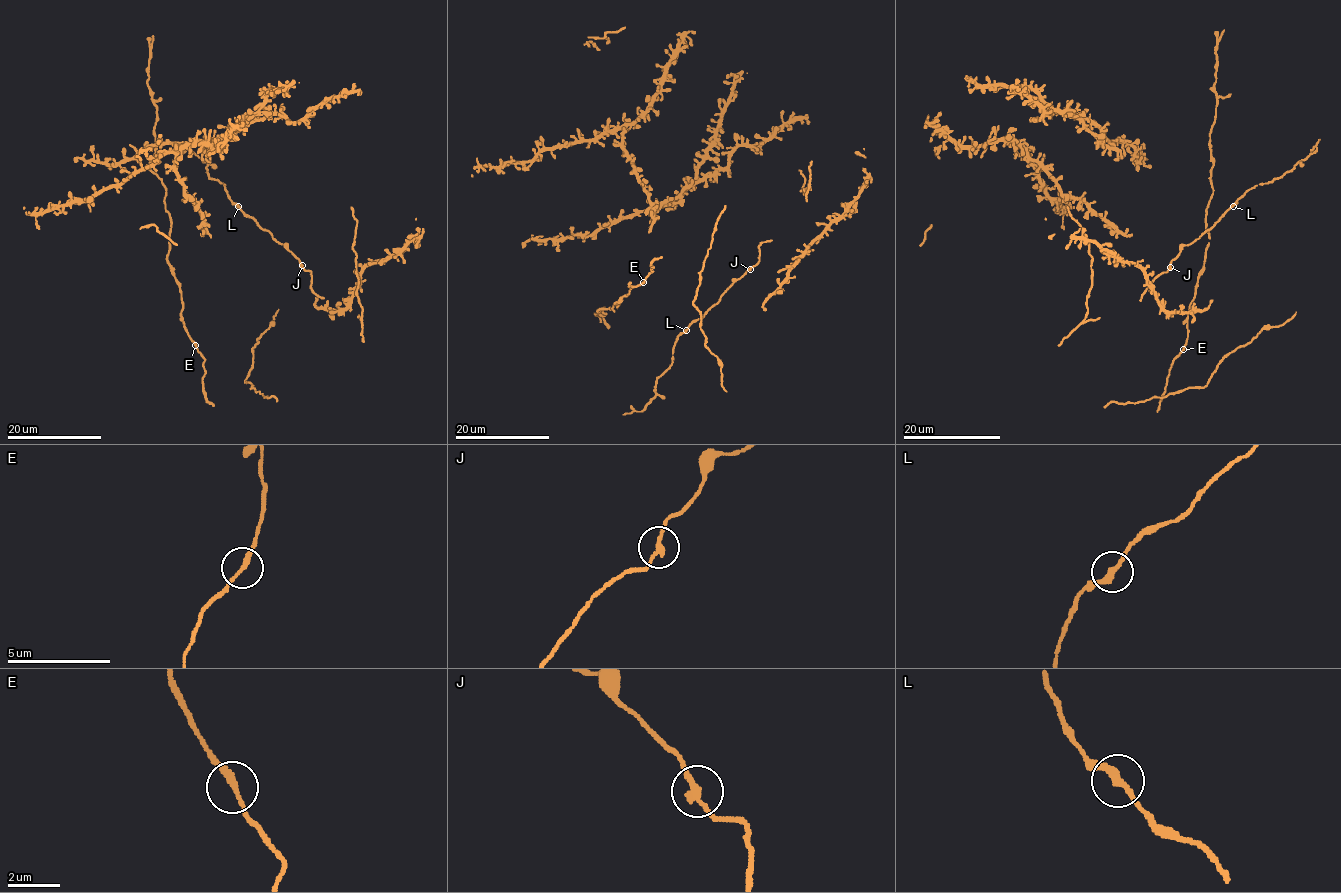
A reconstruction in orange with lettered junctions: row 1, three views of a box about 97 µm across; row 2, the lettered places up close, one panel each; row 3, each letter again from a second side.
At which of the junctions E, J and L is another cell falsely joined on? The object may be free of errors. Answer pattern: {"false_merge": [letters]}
{"false_merge": []}

